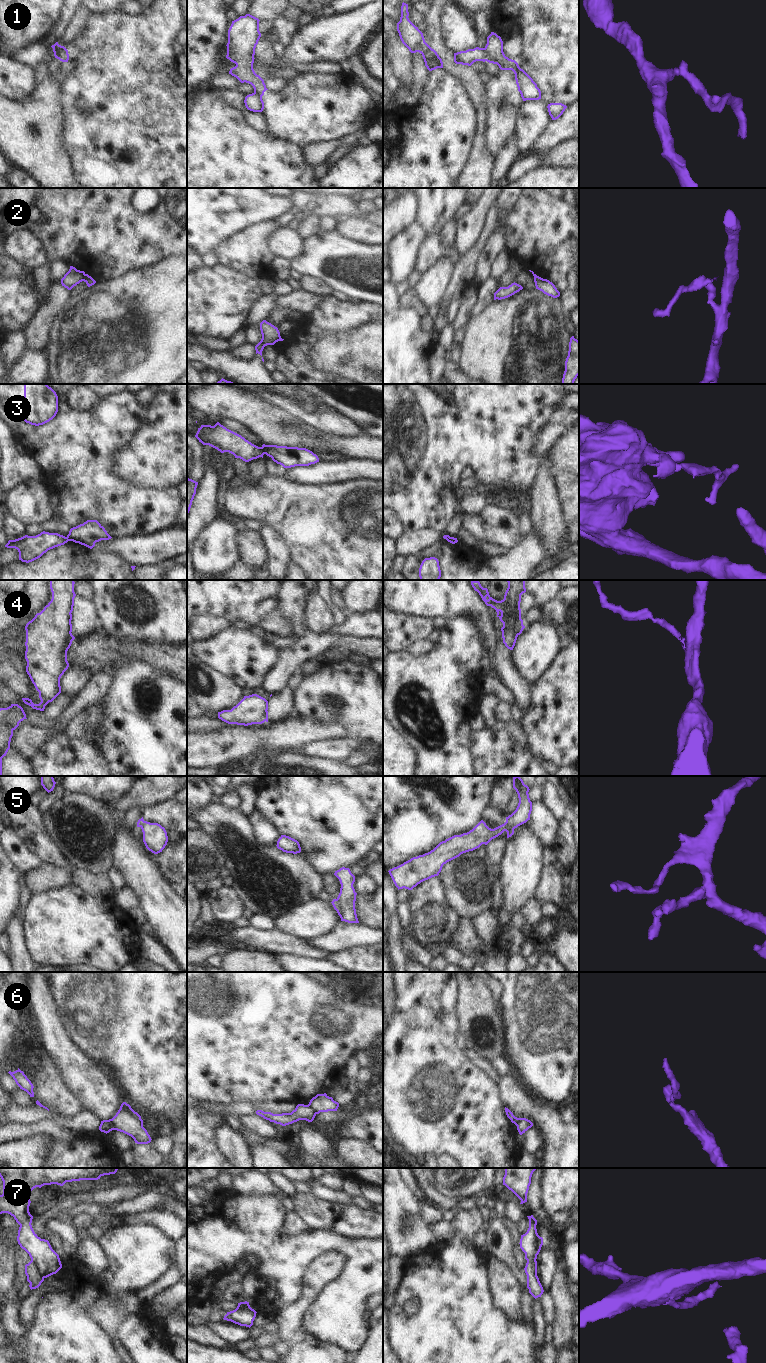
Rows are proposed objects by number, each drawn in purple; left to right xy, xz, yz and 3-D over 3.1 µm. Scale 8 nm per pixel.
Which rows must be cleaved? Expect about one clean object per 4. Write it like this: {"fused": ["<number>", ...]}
{"fused": ["1", "2", "3", "4", "5", "6", "7"]}

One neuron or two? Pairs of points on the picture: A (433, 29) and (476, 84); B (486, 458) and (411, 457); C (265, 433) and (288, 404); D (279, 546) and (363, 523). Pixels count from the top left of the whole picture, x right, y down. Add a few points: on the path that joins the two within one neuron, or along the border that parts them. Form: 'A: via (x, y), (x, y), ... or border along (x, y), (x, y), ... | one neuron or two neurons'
A: via (436, 44), (448, 60), (461, 72) | one neuron
B: via (467, 457), (430, 457) | one neuron
C: border along (261, 400), (299, 418), (303, 422) | two neurons
D: border along (270, 526), (285, 543), (292, 561) | two neurons

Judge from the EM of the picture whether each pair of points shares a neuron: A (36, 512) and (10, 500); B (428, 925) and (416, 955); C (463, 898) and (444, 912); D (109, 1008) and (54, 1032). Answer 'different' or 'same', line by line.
A: same
B: different
C: different
D: different

